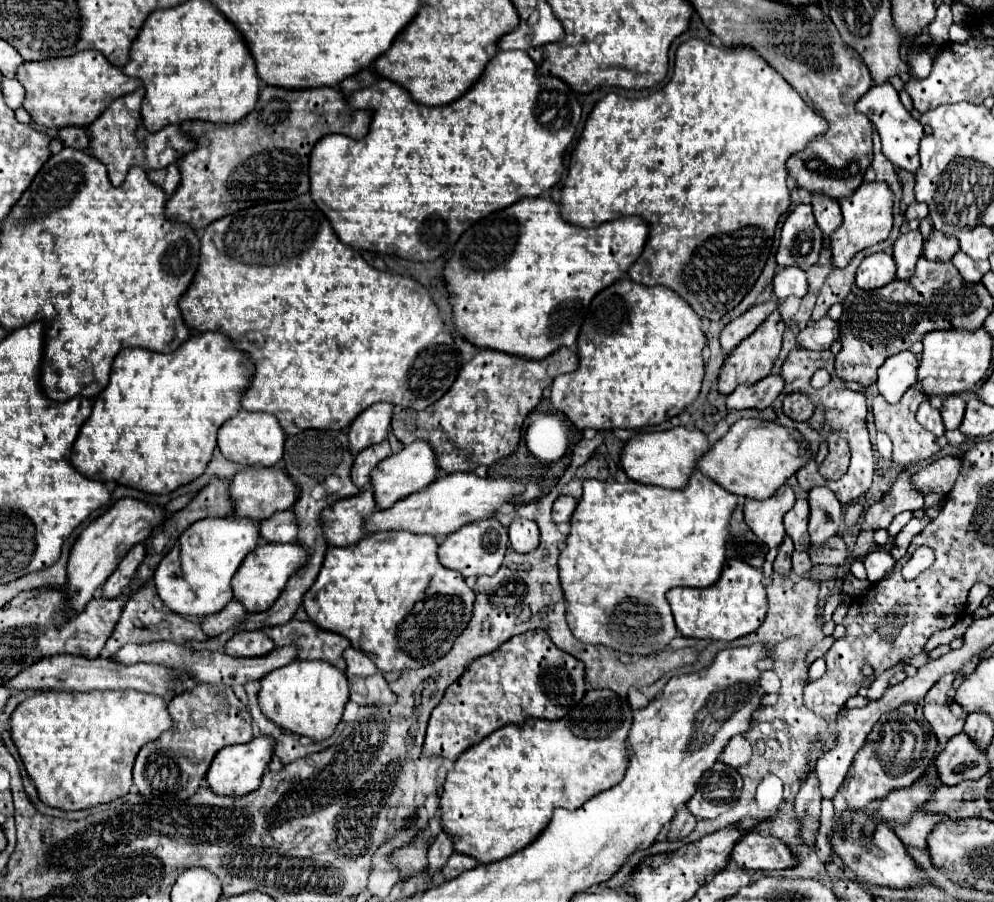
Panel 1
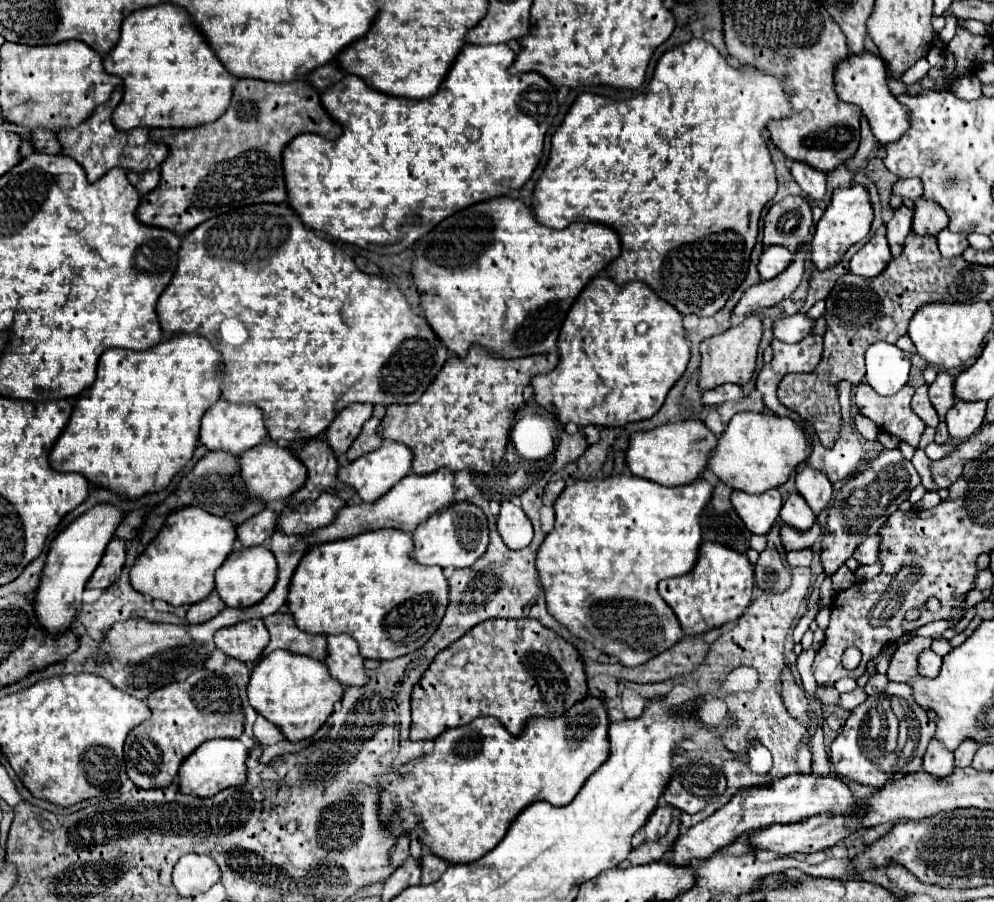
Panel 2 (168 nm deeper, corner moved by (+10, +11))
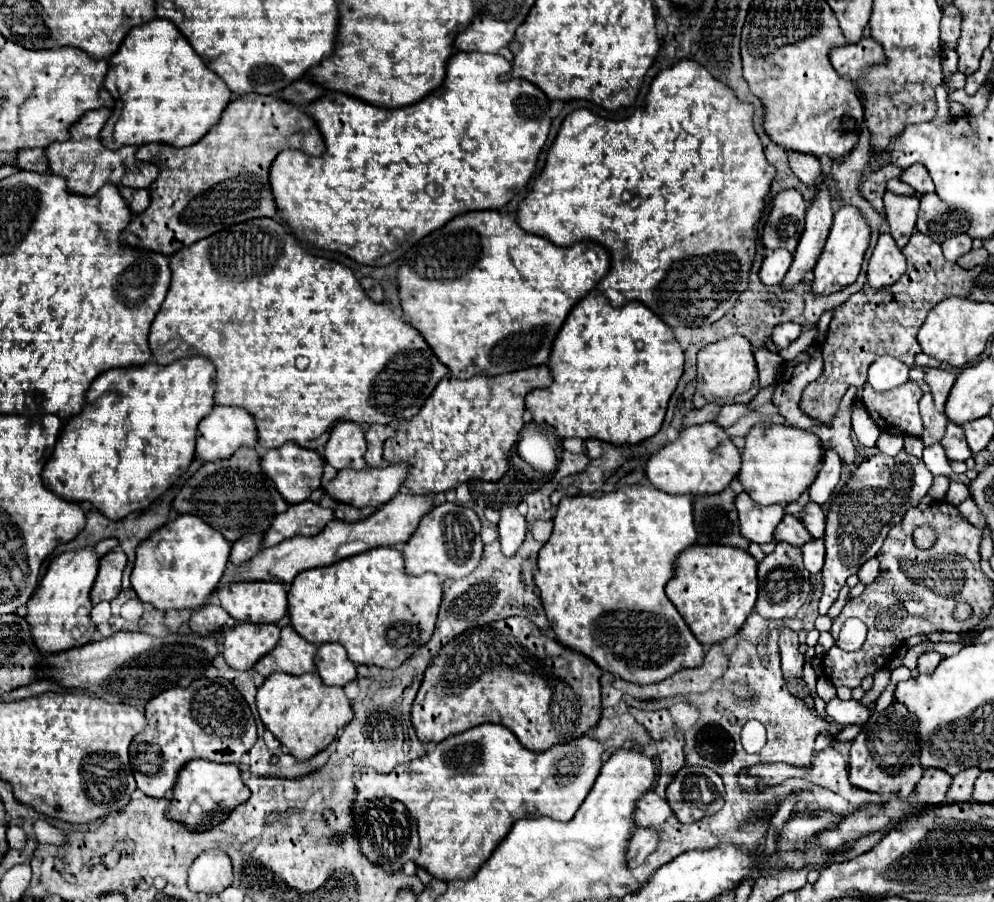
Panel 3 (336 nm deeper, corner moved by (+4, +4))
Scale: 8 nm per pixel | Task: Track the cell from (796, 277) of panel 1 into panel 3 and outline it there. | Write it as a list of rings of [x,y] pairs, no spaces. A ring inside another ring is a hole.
[[[774,249],[766,255],[760,267],[760,281],[764,285],[778,285],[782,283],[786,271],[792,265],[792,253],[786,249]]]

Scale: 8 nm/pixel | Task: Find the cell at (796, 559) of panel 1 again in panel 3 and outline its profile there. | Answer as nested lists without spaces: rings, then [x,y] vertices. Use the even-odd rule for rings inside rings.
[[[812,539],[802,547],[802,557],[804,557],[804,567],[810,571],[810,575],[816,575],[822,571],[824,565],[824,541],[822,539]]]

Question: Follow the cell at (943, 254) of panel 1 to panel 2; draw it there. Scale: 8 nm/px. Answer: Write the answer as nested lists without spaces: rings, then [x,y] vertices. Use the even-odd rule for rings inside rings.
[[[924,196],[914,202],[912,230],[916,234],[934,234],[936,236],[946,226],[948,226],[948,216],[942,210],[942,206],[938,206],[938,202],[924,198]]]

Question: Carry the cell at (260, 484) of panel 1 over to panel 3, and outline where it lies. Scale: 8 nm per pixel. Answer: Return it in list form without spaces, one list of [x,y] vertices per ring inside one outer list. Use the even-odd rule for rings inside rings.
[[[286,443],[278,449],[266,451],[260,459],[260,465],[262,465],[264,473],[268,475],[268,479],[272,479],[272,483],[276,485],[276,491],[284,497],[284,501],[288,501],[288,505],[302,503],[302,501],[310,499],[312,491],[320,489],[324,461],[320,459],[320,455],[316,451],[302,449],[300,445],[294,445],[294,443]]]

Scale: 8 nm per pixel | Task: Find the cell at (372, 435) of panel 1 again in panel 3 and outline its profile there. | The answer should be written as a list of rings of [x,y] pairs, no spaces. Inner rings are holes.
[[[338,421],[326,443],[326,463],[334,469],[364,469],[364,427],[354,421]]]

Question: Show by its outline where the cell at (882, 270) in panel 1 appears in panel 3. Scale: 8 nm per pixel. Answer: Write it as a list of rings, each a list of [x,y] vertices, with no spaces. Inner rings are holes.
[[[882,233],[868,263],[868,285],[876,289],[888,287],[904,275],[904,269],[906,259],[902,251],[896,247],[890,233]]]

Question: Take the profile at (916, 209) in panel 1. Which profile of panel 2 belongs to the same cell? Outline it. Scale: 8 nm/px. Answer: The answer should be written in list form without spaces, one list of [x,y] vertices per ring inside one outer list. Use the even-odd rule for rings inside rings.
[[[900,178],[894,184],[894,194],[902,196],[902,198],[916,200],[922,196],[922,192],[924,192],[924,188],[922,188],[922,182],[918,178]]]

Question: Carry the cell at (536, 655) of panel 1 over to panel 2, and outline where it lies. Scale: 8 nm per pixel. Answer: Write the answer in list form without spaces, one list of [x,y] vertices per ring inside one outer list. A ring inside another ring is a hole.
[[[486,620],[444,648],[428,666],[412,690],[412,740],[434,740],[444,730],[472,722],[478,716],[494,716],[504,728],[518,736],[530,718],[558,718],[588,694],[584,660],[580,652],[538,620]]]

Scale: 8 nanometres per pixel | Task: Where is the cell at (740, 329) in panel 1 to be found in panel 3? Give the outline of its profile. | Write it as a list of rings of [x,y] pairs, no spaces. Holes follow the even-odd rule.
[[[820,185],[820,193],[814,199],[814,203],[806,211],[806,229],[802,233],[802,239],[794,251],[794,261],[792,267],[788,269],[782,287],[784,289],[794,289],[806,275],[806,271],[812,271],[822,247],[826,243],[828,231],[832,227],[832,197],[826,189],[826,185]]]

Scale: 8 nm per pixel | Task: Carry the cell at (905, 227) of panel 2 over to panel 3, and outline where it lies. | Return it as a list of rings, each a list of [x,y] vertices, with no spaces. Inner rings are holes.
[[[886,191],[884,207],[886,207],[886,219],[890,225],[890,233],[896,241],[896,245],[900,249],[904,249],[916,227],[918,199],[916,197],[898,197],[898,195]]]

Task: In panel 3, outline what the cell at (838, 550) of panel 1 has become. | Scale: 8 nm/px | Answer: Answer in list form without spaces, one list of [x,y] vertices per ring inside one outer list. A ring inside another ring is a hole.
[[[786,515],[780,525],[774,531],[774,539],[776,541],[788,541],[792,547],[802,547],[804,543],[812,541],[812,535],[804,529],[804,525],[800,525],[800,519]]]

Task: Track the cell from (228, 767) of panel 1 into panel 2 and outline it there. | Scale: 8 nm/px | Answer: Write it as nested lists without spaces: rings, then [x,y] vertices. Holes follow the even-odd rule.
[[[210,740],[204,742],[194,754],[190,754],[178,772],[180,778],[180,792],[200,798],[210,798],[230,786],[242,786],[246,782],[246,762],[248,748],[240,740]]]

